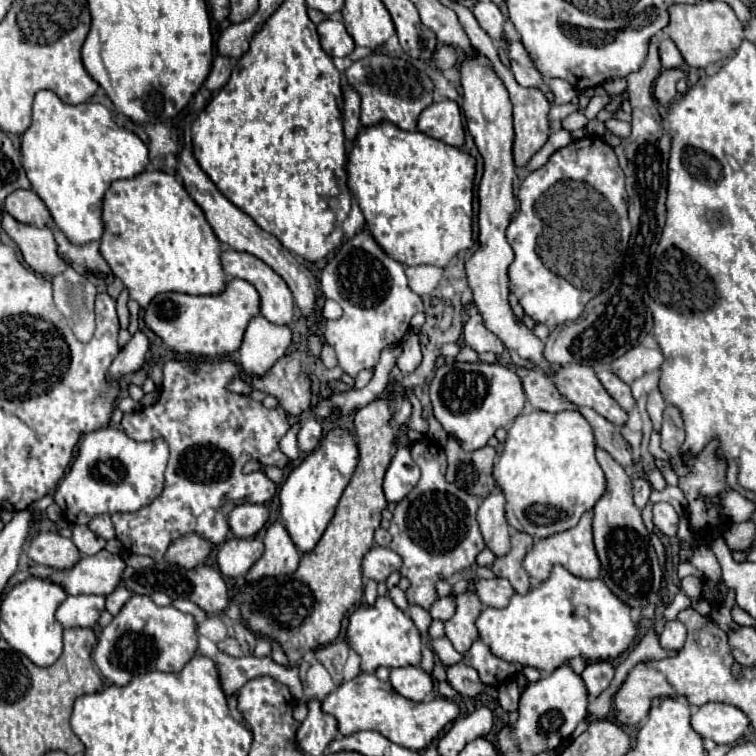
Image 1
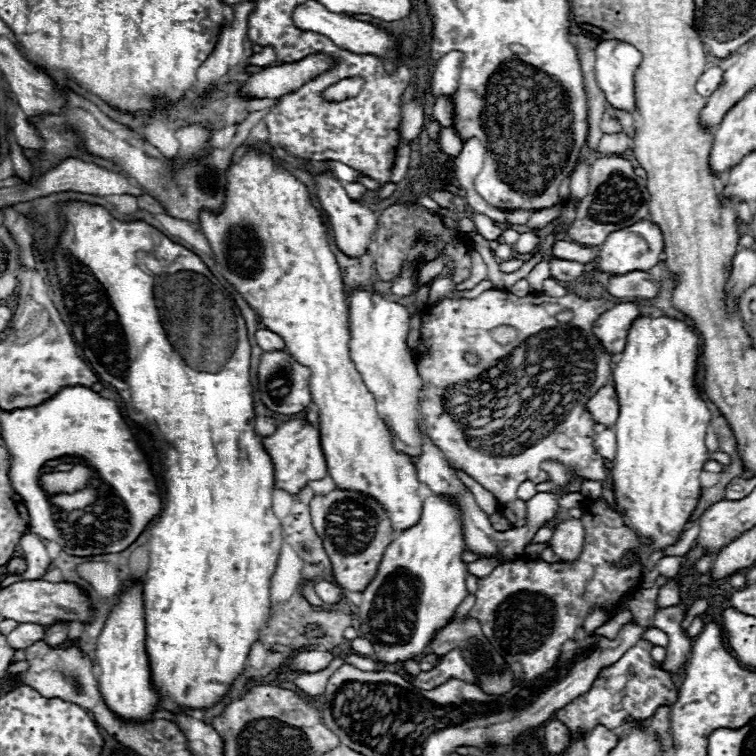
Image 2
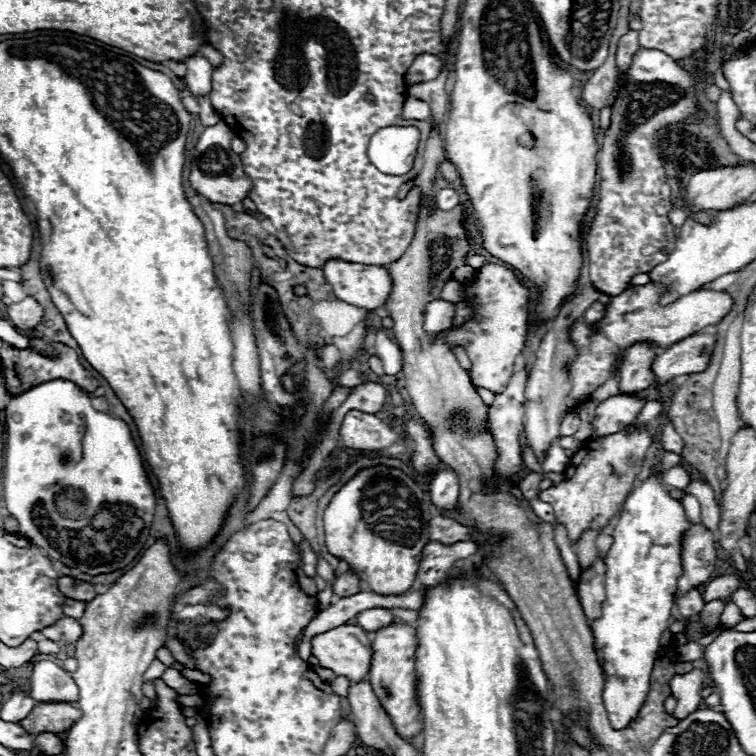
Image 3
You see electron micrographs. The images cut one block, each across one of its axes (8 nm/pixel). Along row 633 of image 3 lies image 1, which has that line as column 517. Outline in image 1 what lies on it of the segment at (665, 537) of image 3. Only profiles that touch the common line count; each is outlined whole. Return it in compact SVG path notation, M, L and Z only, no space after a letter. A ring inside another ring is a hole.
M560 564L554 566L550 578L538 588L524 596L514 594L506 608L484 608L476 628L480 640L494 656L512 664L532 666L544 674L554 672L574 656L584 656L588 662L612 660L636 638L630 608L618 602L602 580L578 578Z

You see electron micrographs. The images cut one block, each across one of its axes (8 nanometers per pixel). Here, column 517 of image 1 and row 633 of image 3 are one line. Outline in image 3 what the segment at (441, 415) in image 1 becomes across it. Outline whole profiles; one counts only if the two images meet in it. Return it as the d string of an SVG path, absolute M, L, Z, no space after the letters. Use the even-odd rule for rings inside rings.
M394 620L392 624L378 628L374 632L368 680L370 680L370 686L374 688L374 694L378 696L380 704L390 714L398 734L404 738L412 738L412 736L420 734L420 730L422 730L422 708L416 698L416 682L418 682L416 666L414 666L416 648L418 648L416 628L408 626L402 620Z

